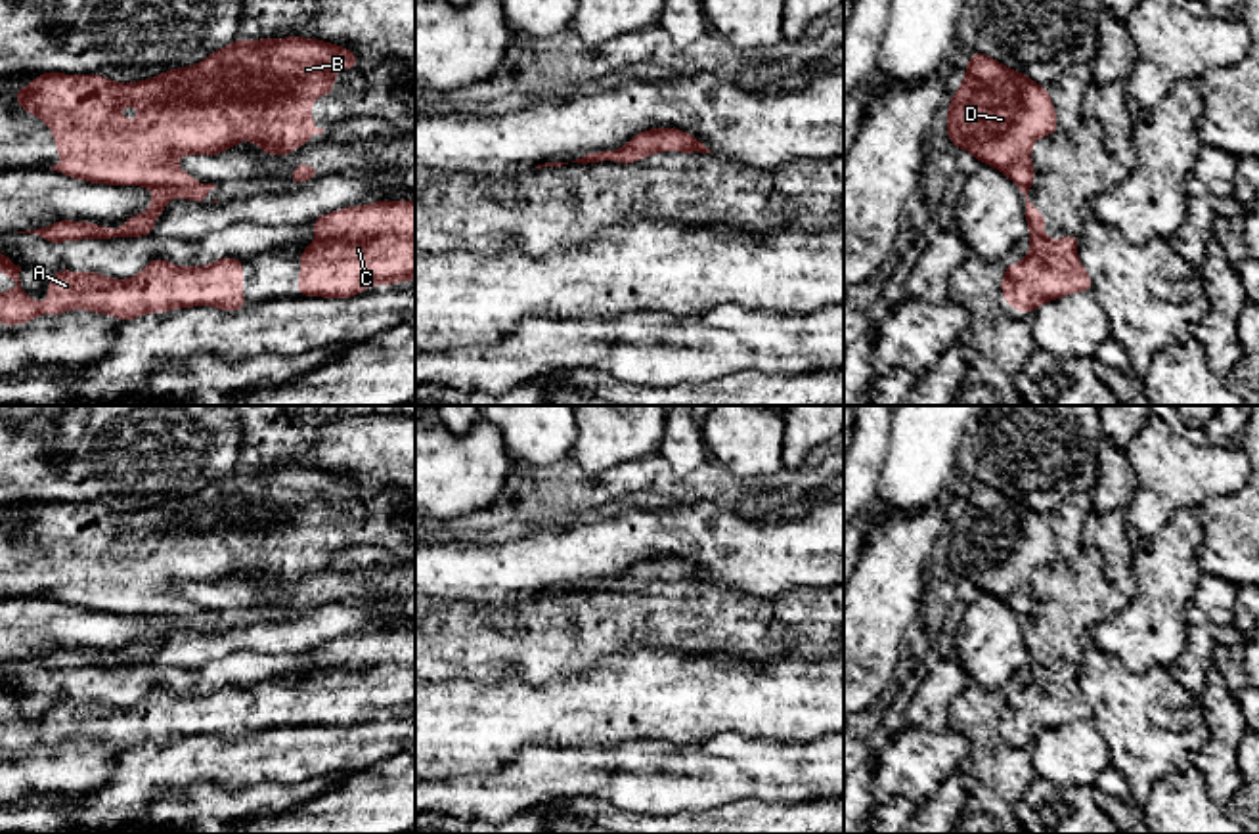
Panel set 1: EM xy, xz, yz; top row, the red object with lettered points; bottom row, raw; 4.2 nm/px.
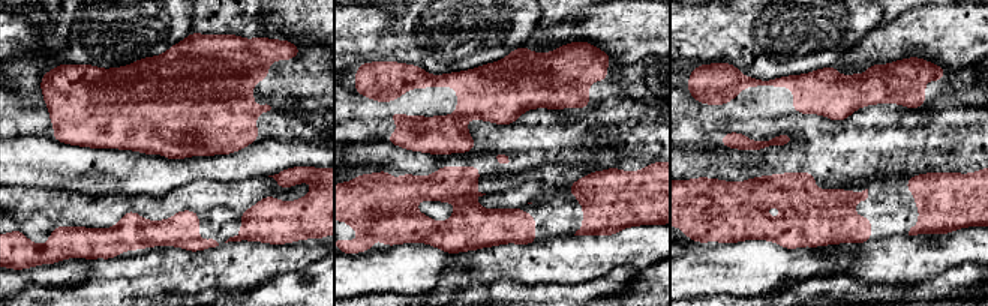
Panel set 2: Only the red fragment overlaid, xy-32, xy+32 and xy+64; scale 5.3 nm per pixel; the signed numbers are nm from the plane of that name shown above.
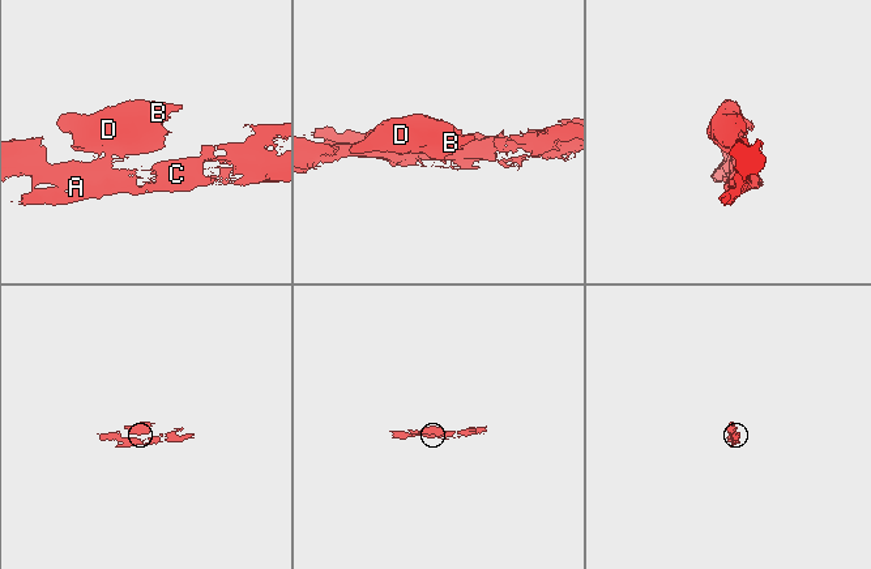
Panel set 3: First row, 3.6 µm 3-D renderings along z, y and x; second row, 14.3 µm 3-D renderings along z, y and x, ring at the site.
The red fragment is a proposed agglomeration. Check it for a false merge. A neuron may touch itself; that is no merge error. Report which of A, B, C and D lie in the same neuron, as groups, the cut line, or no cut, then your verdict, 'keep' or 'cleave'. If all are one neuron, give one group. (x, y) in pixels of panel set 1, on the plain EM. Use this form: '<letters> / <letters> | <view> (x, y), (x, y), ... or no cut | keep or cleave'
A C / B D | xy (154, 616), (178, 618), (198, 613), (205, 622) | cleave

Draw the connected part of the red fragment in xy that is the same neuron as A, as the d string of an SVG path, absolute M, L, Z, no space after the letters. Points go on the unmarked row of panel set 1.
M0 681L0 698L17 713L0 723L0 752L17 754L42 740L61 744L65 738L111 742L121 750L151 740L189 735L218 735L237 740L243 729L243 689L220 687L209 694L180 696L153 687L132 708L111 708L94 700L57 698L50 710L44 733L29 727L19 712L21 696Z

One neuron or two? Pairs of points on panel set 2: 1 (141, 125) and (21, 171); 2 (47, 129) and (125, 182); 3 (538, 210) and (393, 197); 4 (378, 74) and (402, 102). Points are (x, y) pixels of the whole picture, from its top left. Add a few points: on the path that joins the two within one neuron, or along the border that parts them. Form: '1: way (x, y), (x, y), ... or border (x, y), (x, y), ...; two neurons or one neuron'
1: border (50, 138), (92, 147), (120, 147); two neurons
2: border (38, 135), (48, 137); two neurons
3: way (502, 227), (428, 231); one neuron
4: way (386, 81), (399, 95); one neuron

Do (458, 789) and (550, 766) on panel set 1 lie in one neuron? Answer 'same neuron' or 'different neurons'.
same neuron

